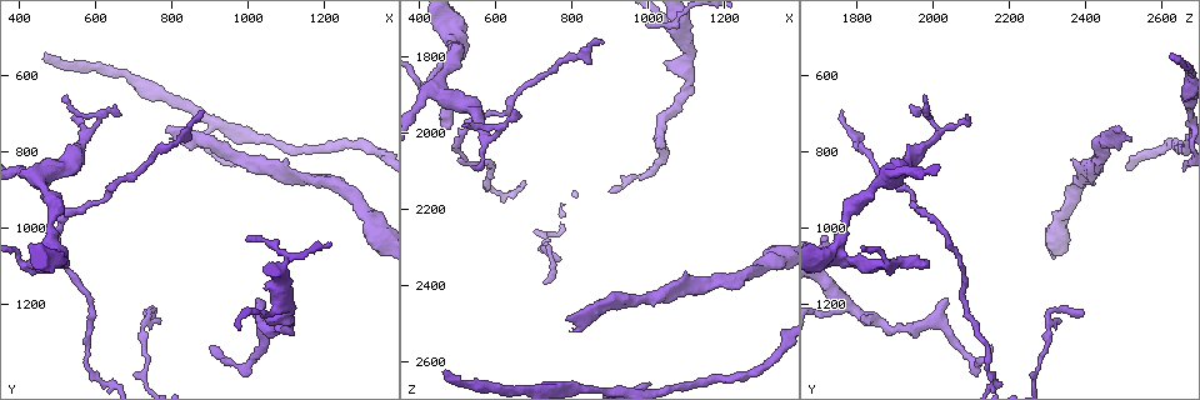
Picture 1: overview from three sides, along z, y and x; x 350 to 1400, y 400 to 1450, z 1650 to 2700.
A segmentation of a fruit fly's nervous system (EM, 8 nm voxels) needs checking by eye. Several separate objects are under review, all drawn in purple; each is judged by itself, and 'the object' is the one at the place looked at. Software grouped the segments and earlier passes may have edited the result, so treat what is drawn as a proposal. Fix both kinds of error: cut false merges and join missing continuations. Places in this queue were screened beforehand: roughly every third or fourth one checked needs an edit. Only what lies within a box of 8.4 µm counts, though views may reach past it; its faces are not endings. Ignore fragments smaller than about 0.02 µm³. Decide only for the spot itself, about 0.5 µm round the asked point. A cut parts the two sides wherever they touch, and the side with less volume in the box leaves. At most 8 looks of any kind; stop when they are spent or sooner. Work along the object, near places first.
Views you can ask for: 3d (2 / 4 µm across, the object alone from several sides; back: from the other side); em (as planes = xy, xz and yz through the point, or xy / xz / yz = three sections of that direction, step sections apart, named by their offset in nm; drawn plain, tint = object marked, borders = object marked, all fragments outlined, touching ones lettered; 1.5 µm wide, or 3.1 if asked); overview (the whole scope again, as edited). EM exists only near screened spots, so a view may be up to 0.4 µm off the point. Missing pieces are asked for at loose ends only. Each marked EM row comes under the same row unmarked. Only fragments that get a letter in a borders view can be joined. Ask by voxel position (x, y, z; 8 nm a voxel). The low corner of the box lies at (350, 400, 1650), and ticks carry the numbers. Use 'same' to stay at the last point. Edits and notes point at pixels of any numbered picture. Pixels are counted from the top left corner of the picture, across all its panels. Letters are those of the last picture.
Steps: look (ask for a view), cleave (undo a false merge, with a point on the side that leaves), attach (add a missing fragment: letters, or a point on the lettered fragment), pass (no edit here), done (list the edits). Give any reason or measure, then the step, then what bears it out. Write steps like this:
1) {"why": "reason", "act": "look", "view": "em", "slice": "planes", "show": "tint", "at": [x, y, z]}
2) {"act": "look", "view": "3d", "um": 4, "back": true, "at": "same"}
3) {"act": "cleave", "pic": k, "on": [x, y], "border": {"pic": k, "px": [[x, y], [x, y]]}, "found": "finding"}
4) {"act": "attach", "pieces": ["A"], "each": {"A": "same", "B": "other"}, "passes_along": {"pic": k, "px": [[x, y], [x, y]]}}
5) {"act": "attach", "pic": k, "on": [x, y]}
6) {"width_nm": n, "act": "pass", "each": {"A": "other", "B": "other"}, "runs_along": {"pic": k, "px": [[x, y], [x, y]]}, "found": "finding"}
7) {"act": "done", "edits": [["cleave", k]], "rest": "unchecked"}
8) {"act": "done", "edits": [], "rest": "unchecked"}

{"why": "tapers out", "act": "look", "view": "3d", "um": 2, "at": [535, 705, 2085]}

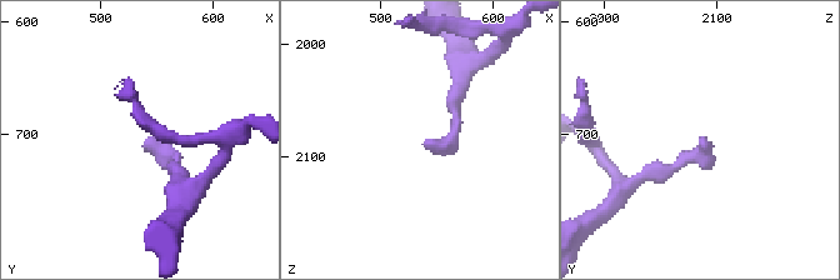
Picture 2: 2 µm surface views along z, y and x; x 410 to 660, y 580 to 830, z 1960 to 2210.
{"why": "need the tissue", "act": "look", "view": "em", "slice": "xy", "step": 4, "show": "tint", "at": [538, 708, 2084]}

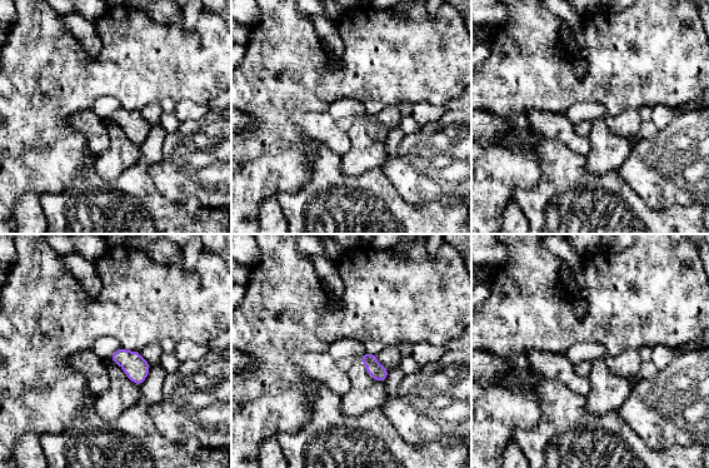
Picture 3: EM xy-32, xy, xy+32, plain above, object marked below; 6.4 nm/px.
{"why": "cut it another way", "act": "look", "view": "em", "slice": "planes", "show": "borders", "at": "same"}

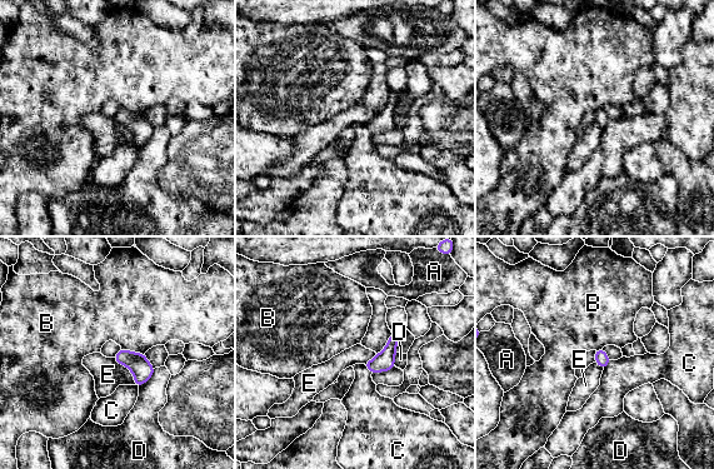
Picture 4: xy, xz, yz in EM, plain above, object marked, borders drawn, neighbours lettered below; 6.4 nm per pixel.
{"act": "pass", "each": {"A": "other", "B": "other", "C": "other", "D": "other", "E": "other"}, "border": {"pic": 4, "px": [[113, 358], [130, 372], [136, 384]]}, "found": "none of them fits"}

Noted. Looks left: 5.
{"why": "long arm stops here", "act": "look", "view": "em", "slice": "xz", "step": 8, "show": "tint", "at": [885, 685, 1760]}

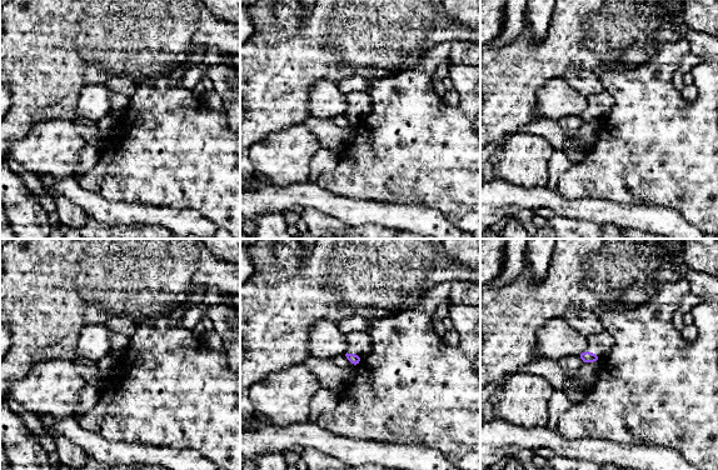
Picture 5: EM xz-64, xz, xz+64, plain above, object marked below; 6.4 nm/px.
{"why": "see the neighbours", "act": "look", "view": "em", "slice": "xz", "step": 8, "show": "borders", "at": "same"}

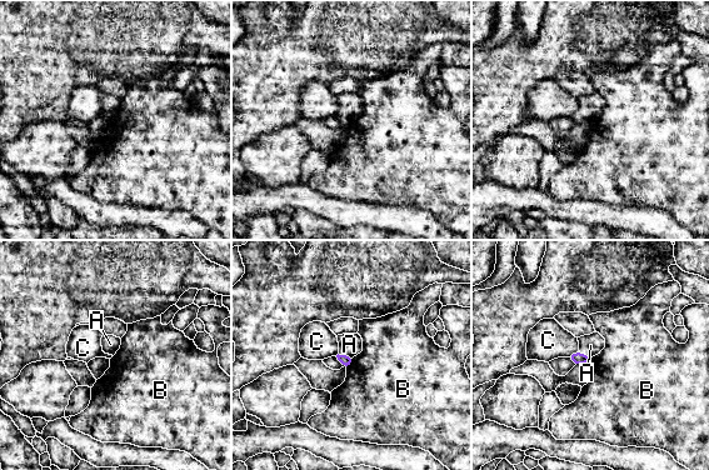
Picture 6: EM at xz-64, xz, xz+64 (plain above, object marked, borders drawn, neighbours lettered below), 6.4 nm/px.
{"width_nm": 70, "act": "attach", "pic": 6, "on": [349, 344], "each": {"A": "same", "B": "other", "C": "other"}, "passes_along": {"pic": 6, "px": [[345, 361], [345, 355], [349, 344]]}, "found": "the neuron continues"}

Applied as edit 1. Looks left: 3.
{"why": "branch stops here", "act": "look", "view": "em", "slice": "planes", "show": "borders", "at": [465, 535, 2630]}

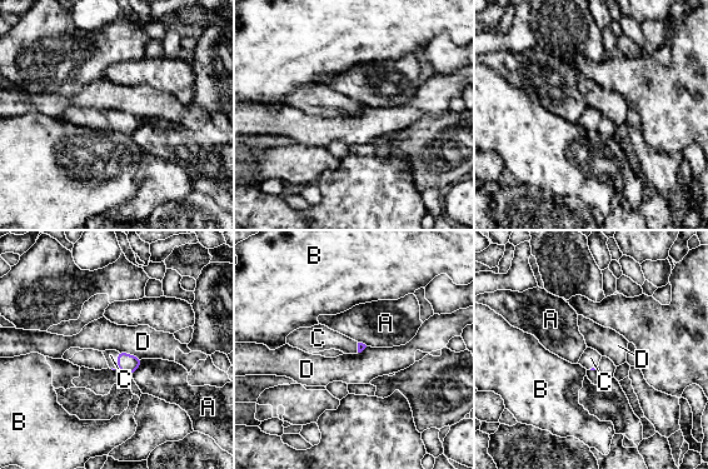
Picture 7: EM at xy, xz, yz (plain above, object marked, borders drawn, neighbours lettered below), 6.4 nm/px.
{"longest_contact_nm": ["D", 160], "act": "attach", "pic": 7, "on": [110, 355], "each": {"A": "other", "B": "other", "C": "same", "D": "other"}, "found": "the neuron continues"}

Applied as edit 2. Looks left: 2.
{"act": "done", "edits": [["attach", 6], ["attach", 7]], "rest": "unchecked"}

